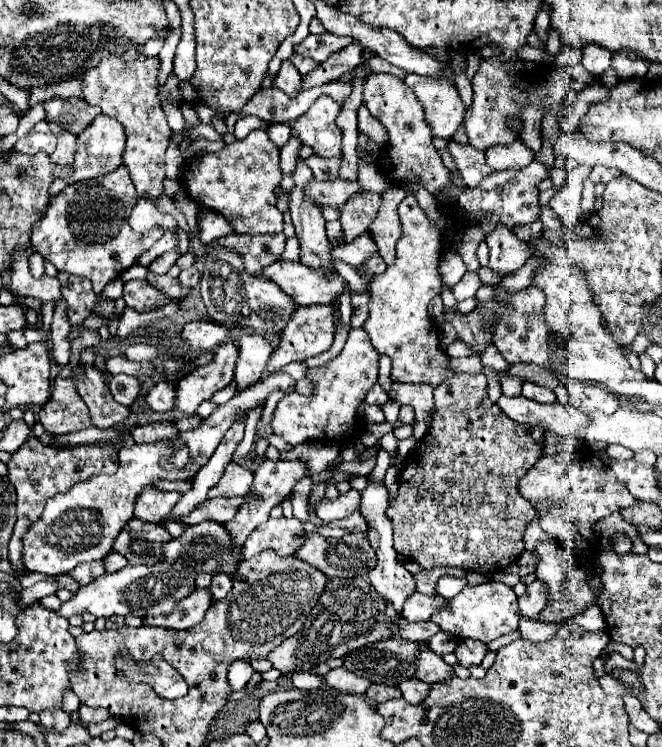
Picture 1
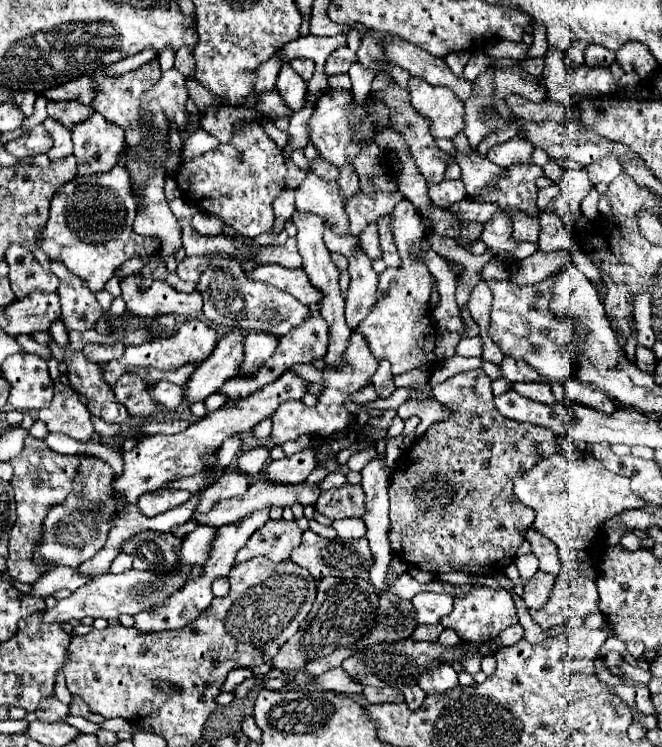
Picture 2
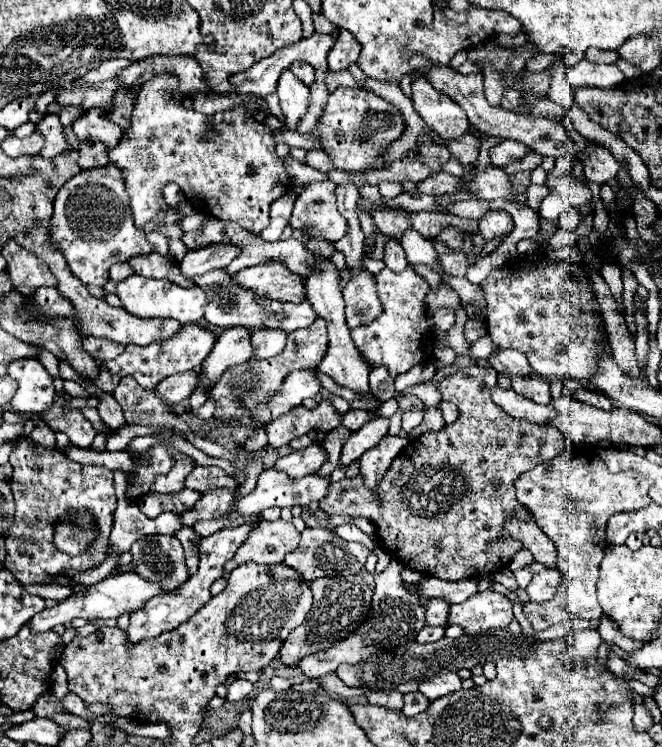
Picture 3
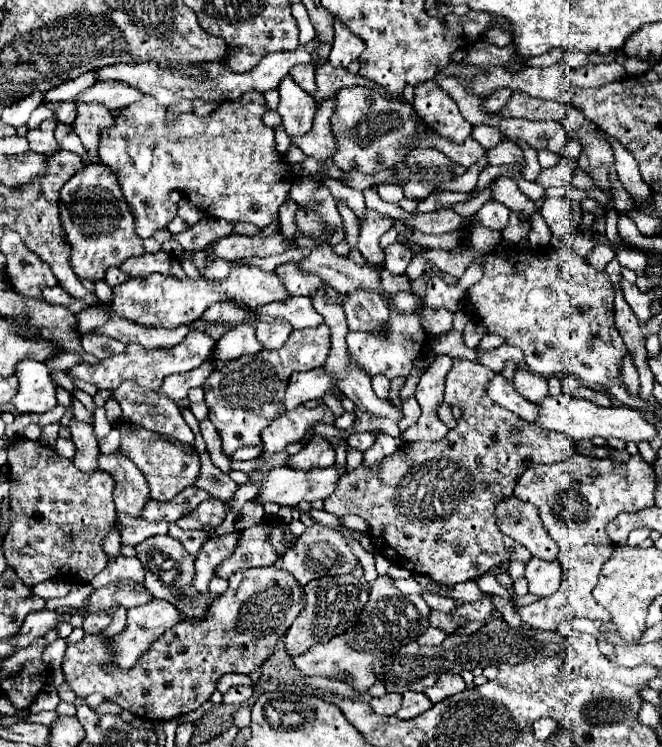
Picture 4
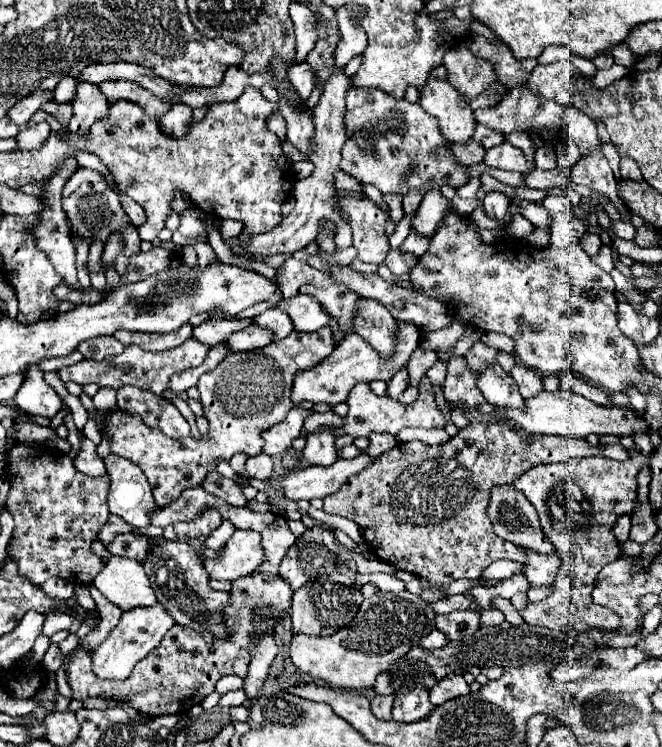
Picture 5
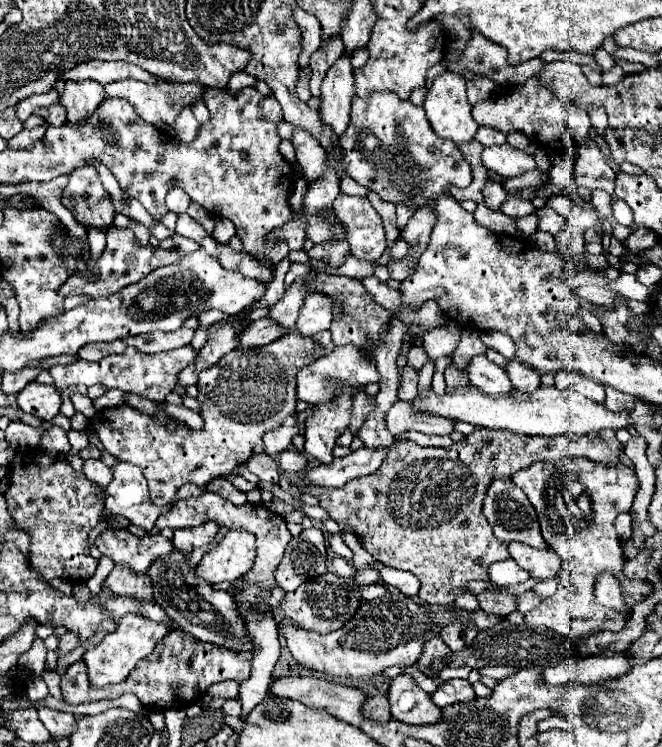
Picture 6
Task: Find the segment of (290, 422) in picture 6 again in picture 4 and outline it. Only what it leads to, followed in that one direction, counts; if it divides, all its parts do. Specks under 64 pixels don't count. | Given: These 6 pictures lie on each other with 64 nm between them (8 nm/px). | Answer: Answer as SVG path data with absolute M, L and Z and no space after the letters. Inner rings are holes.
M324 404L316 406L316 408L294 408L292 412L278 416L276 420L272 420L272 424L268 428L264 428L262 432L262 442L264 442L264 450L266 452L282 452L286 444L298 442L308 428L318 426L318 424L334 424L336 416L332 414L332 410Z

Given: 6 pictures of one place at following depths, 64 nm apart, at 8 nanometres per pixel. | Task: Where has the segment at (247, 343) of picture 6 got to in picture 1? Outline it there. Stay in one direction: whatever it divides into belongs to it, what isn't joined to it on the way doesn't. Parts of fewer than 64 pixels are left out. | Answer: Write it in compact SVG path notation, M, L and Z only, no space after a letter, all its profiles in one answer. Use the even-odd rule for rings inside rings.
M226 342L216 350L216 358L206 366L200 366L186 374L176 384L174 410L184 414L196 414L198 406L212 398L214 392L222 390L232 382L236 364L236 344Z

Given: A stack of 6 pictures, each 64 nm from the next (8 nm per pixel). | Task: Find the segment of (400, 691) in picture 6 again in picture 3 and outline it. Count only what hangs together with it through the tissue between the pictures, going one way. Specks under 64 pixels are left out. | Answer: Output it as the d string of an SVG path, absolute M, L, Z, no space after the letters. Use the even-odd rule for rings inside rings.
M410 692L410 694L404 694L404 708L402 712L406 716L416 716L420 712L424 712L424 708L428 708L428 698L422 694L422 692Z

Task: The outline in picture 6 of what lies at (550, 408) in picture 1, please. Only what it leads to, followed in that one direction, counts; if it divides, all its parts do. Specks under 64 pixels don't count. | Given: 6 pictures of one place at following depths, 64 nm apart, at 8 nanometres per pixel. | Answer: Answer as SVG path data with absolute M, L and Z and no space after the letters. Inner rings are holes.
M478 356L476 360L472 360L472 364L468 366L468 376L470 382L490 398L510 396L514 392L514 386L508 380L506 372L490 362L486 356Z

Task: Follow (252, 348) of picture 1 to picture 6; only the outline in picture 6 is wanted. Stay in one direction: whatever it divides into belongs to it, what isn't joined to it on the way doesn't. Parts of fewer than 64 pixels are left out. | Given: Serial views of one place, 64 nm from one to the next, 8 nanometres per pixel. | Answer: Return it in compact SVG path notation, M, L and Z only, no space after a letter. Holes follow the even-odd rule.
M298 280L298 284L292 284L292 288L286 290L284 298L270 308L270 314L268 318L272 322L276 322L278 326L282 326L286 332L290 332L292 328L296 328L296 318L298 318L298 310L300 310L300 304L304 302L304 296L306 296L306 288L302 286L302 280Z

